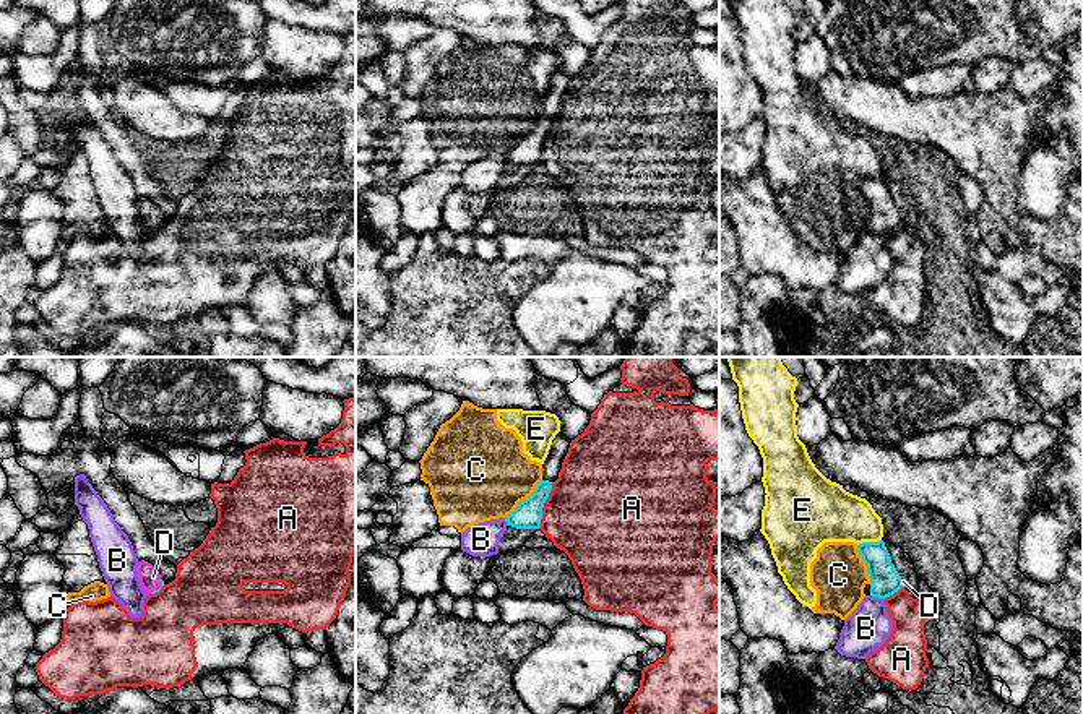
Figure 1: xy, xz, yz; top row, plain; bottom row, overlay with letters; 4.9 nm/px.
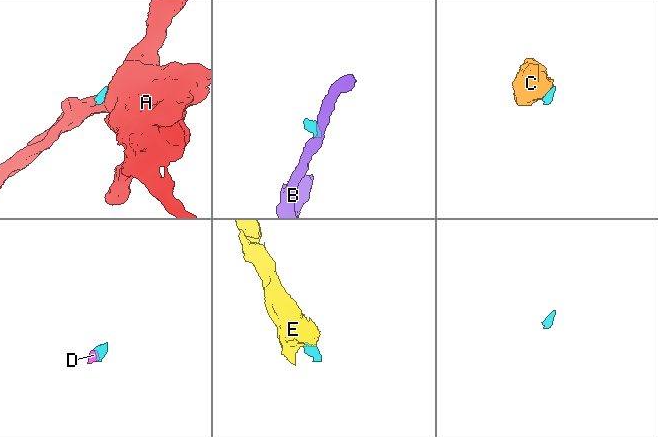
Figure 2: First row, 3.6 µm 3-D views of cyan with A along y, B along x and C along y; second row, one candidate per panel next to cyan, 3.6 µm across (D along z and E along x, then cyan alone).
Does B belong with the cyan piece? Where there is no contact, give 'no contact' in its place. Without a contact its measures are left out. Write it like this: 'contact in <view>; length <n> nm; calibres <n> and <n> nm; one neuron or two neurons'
contact in yz; length 80 nm; calibres 150 and 220 nm; two neurons

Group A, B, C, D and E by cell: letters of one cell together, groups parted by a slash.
A / B / C E / D

